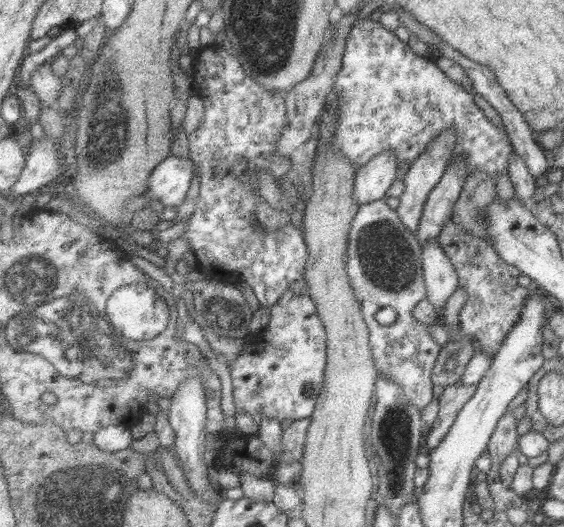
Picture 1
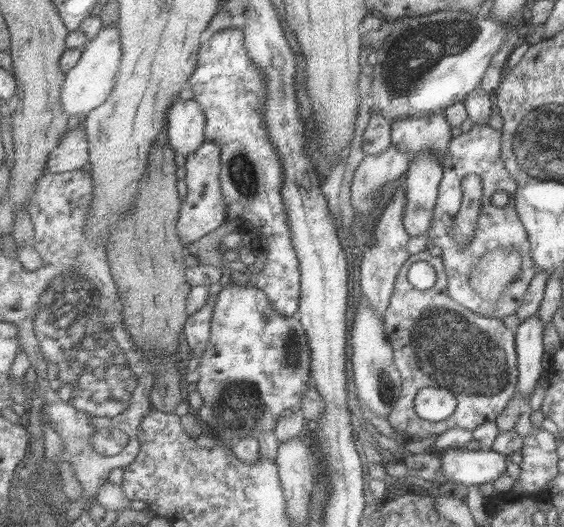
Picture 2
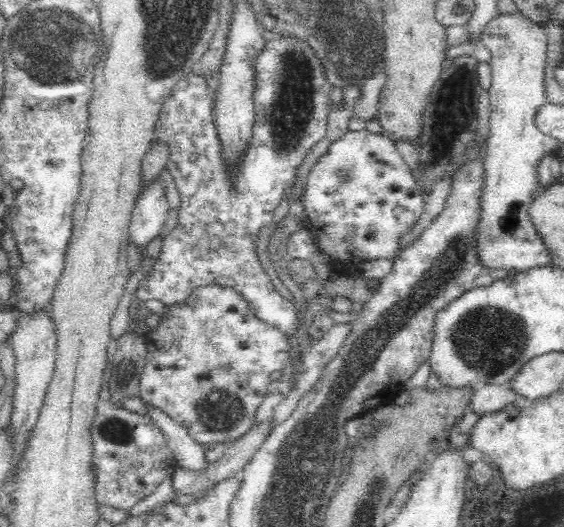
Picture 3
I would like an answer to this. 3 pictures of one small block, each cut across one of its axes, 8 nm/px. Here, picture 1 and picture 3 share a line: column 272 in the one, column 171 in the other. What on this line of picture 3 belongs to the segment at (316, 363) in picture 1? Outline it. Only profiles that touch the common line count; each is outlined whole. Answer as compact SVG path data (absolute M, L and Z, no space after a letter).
M201 287L182 306L165 306L165 317L144 338L148 343L146 366L139 384L139 396L170 415L186 429L194 442L205 447L240 440L254 425L268 388L272 372L282 371L287 358L287 344L277 328L266 324L250 309L248 299L236 288Z

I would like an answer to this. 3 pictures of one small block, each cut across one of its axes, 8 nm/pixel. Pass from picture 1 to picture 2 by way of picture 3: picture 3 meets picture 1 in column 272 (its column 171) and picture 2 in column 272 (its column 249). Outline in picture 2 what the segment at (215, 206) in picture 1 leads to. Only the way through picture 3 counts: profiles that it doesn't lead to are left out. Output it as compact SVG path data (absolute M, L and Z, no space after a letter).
M226 29L217 32L202 44L196 72L191 76L189 86L194 92L194 99L203 106L207 118L207 142L220 145L222 149L221 184L225 198L229 204L238 202L244 214L244 231L259 232L266 237L266 261L261 271L257 272L251 287L265 289L273 307L285 316L293 316L300 308L302 297L301 260L293 246L293 232L289 226L289 214L283 200L285 186L285 164L269 137L267 126L267 82L260 67L257 67L248 56L244 44L244 30Z

